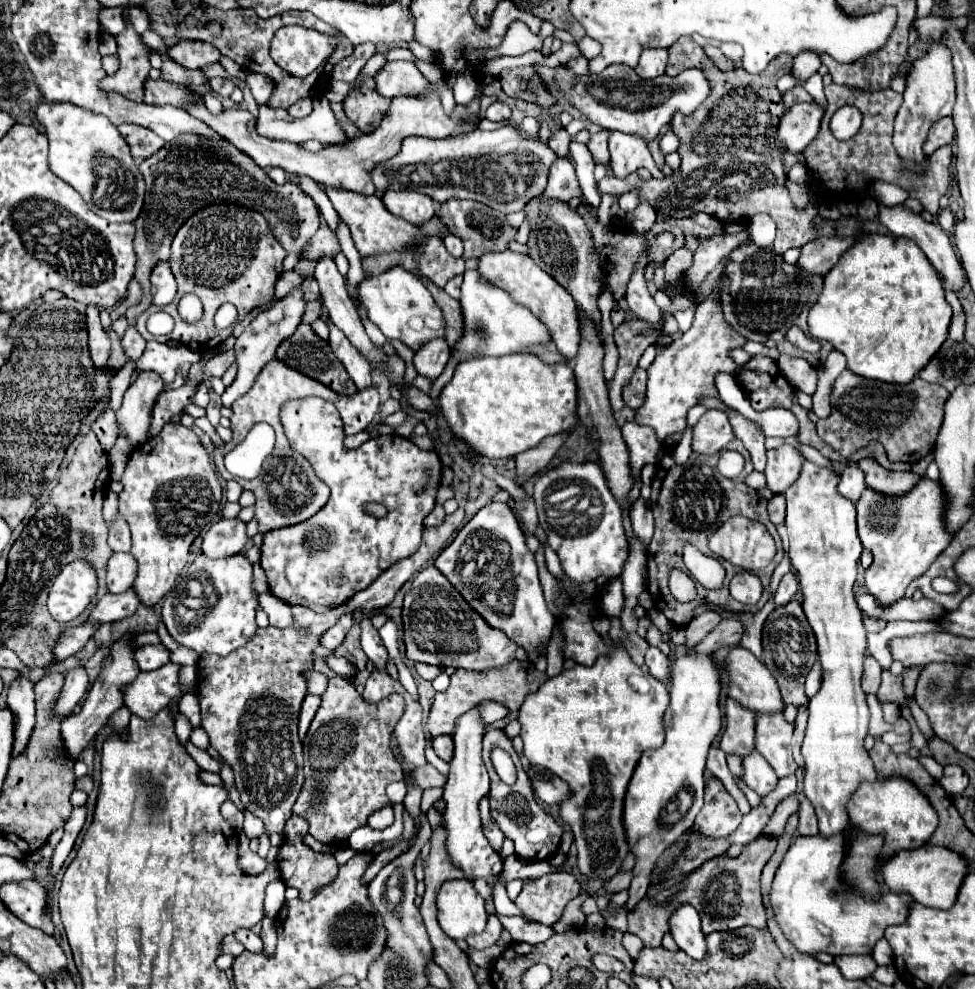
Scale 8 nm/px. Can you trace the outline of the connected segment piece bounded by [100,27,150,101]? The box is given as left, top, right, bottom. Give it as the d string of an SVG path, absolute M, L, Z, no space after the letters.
M134 29L122 31L118 37L118 57L120 69L100 81L100 89L104 93L118 93L130 101L142 101L142 83L148 77L148 47L140 41Z

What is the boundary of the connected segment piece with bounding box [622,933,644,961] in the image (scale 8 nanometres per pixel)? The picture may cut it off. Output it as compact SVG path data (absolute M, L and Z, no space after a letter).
M626 933L626 935L624 935L624 941L622 941L622 945L624 945L624 949L628 951L628 955L632 957L632 961L636 961L636 957L638 957L640 949L644 947L644 945L642 945L642 941L640 941L638 937L634 937L632 933Z

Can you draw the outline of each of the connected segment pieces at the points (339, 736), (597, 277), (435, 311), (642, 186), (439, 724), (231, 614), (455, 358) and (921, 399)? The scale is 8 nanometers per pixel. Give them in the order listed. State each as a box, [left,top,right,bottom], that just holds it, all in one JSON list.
[[294,677,406,843],[524,197,602,331],[358,267,446,351],[598,37,838,253],[426,659,548,737],[162,553,258,657],[430,271,550,399],[816,371,950,463]]

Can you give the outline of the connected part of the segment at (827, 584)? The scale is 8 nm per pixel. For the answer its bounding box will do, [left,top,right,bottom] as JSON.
[784,461,876,837]

